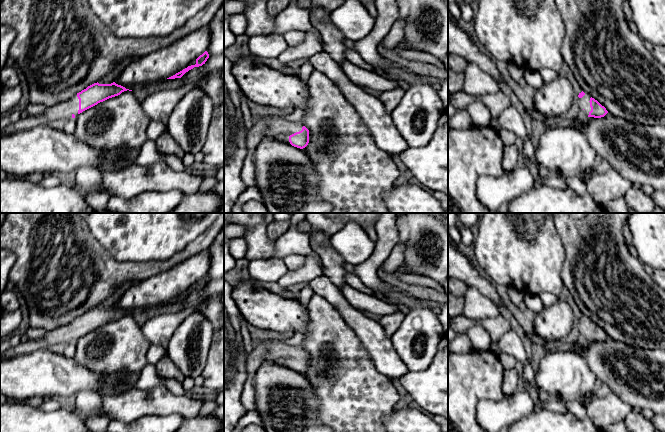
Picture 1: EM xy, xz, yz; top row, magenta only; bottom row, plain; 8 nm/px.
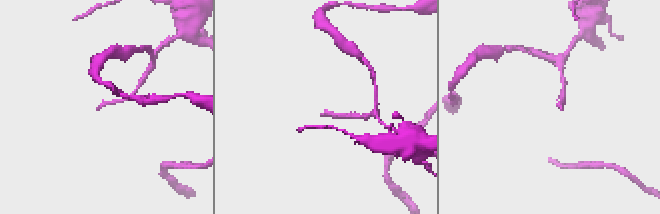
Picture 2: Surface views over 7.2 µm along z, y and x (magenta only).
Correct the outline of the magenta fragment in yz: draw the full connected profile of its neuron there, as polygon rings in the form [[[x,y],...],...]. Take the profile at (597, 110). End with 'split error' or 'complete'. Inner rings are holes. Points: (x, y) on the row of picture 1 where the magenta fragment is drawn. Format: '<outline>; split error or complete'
[[[583,91],[579,93],[576,101],[580,108],[581,114],[584,117],[601,118],[608,113],[604,106],[602,106],[597,100]]]; split error

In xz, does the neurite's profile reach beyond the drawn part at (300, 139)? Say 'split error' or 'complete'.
split error

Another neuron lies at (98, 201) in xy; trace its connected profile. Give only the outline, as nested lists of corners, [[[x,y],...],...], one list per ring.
[[[88,193],[84,199],[96,213],[109,213],[106,209],[109,198],[106,193]]]

